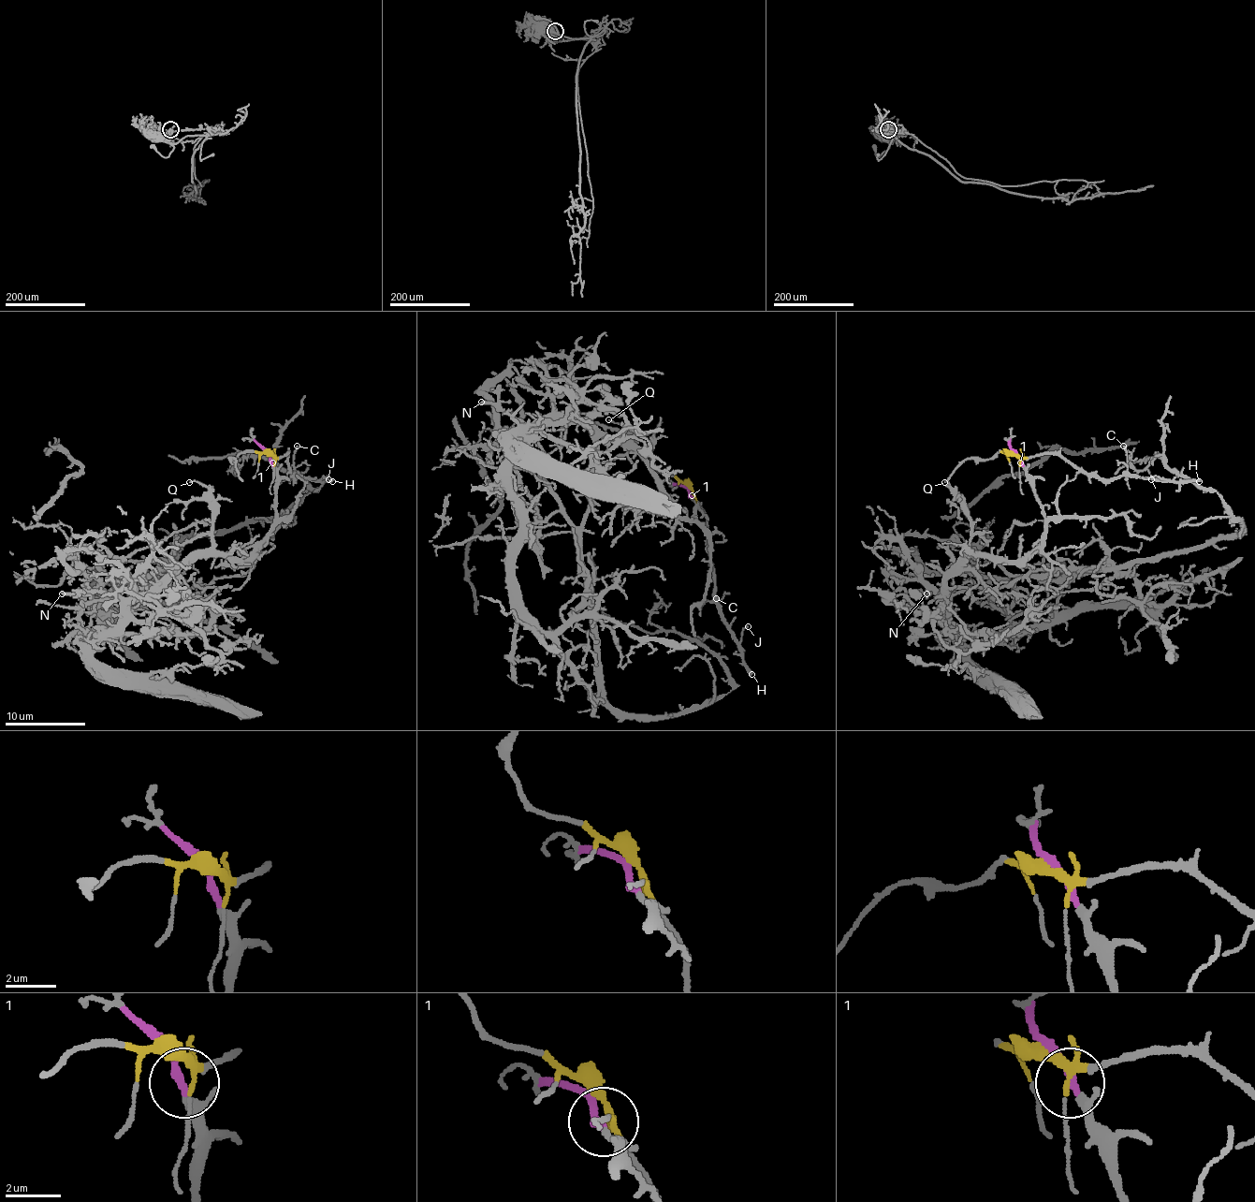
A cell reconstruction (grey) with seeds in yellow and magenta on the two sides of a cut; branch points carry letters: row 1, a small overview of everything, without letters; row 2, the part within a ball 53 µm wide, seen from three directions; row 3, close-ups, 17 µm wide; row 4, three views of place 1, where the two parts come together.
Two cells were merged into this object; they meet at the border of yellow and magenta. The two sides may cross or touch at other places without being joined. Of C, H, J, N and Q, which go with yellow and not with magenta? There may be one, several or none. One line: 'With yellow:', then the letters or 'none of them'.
With yellow: C, H, J

